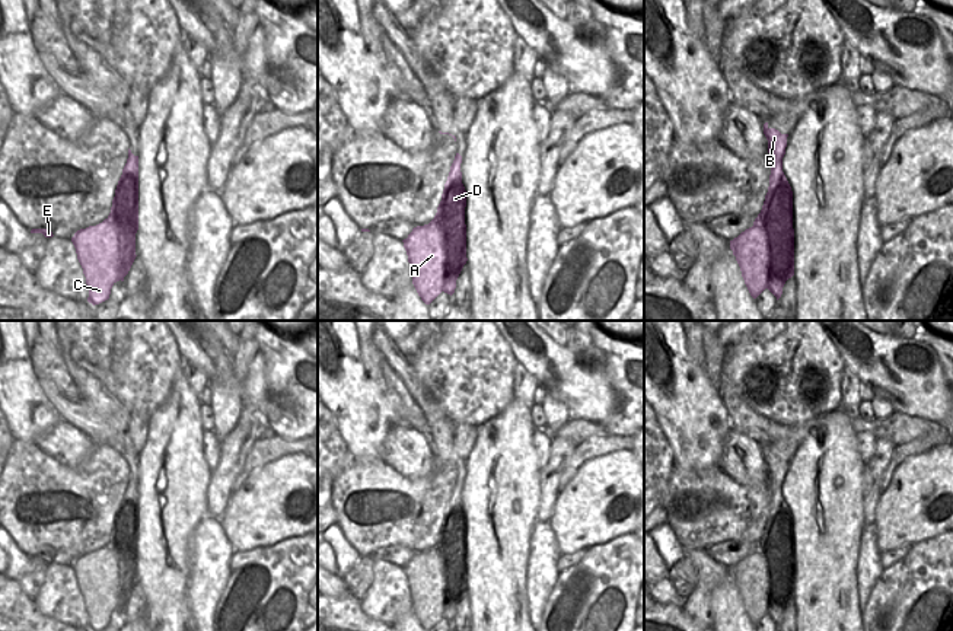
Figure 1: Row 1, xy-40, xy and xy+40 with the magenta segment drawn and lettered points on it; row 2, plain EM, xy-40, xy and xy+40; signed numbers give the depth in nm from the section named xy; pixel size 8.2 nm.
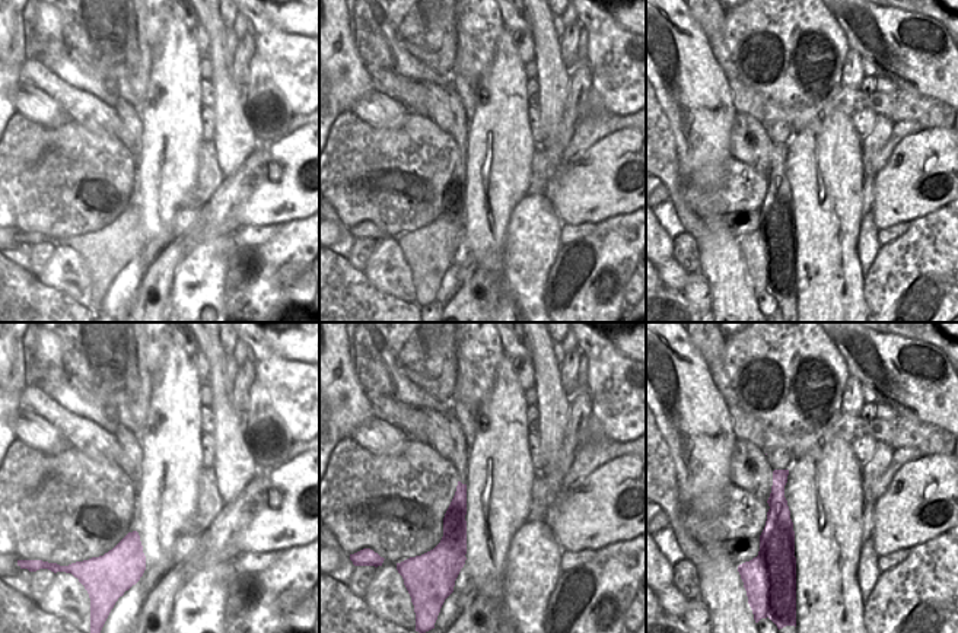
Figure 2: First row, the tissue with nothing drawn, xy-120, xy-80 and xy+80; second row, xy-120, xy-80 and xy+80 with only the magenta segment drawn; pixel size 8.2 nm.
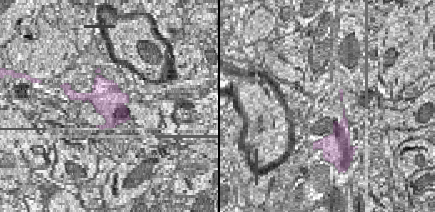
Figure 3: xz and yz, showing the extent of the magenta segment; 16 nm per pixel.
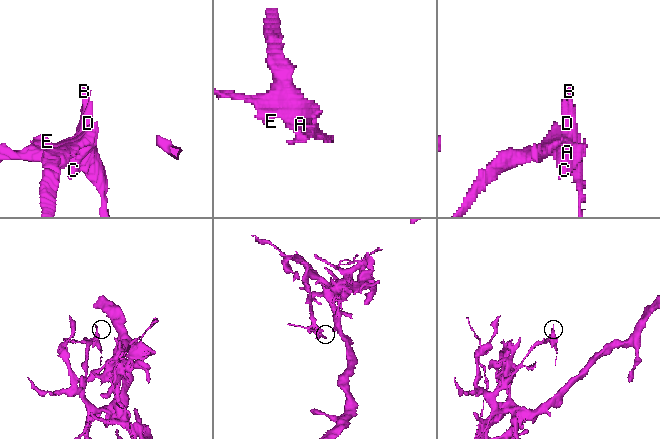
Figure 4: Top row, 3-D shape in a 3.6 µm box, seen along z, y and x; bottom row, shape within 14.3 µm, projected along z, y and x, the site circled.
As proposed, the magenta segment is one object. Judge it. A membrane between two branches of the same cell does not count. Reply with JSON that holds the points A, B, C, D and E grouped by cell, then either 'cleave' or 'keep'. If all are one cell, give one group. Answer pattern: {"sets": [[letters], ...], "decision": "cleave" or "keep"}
{"sets": [["A", "C", "E"], ["B", "D"]], "decision": "cleave"}

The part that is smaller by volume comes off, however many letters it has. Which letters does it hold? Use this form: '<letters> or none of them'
B, D

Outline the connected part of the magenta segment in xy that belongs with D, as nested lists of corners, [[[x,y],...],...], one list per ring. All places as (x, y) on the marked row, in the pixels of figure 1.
[[[456,153],[442,194],[434,219],[428,227],[439,227],[444,242],[444,286],[443,291],[453,294],[456,280],[466,264],[466,191],[460,172],[462,156]]]

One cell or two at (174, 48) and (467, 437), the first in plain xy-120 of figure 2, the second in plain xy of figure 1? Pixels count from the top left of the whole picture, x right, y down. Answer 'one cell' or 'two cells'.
two cells

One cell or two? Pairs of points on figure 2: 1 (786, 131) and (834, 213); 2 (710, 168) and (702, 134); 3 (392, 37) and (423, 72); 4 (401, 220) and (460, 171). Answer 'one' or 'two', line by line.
1: two
2: one
3: one
4: two

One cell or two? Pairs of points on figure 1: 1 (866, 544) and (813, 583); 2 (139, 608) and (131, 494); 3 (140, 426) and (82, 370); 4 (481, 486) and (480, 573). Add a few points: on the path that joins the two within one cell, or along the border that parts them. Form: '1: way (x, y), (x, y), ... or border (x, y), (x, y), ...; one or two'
1: border (863, 526), (856, 583); two
2: border (136, 582), (123, 608); two
3: border (127, 410), (128, 439), (136, 449); two
4: way (481, 507), (481, 551); one

